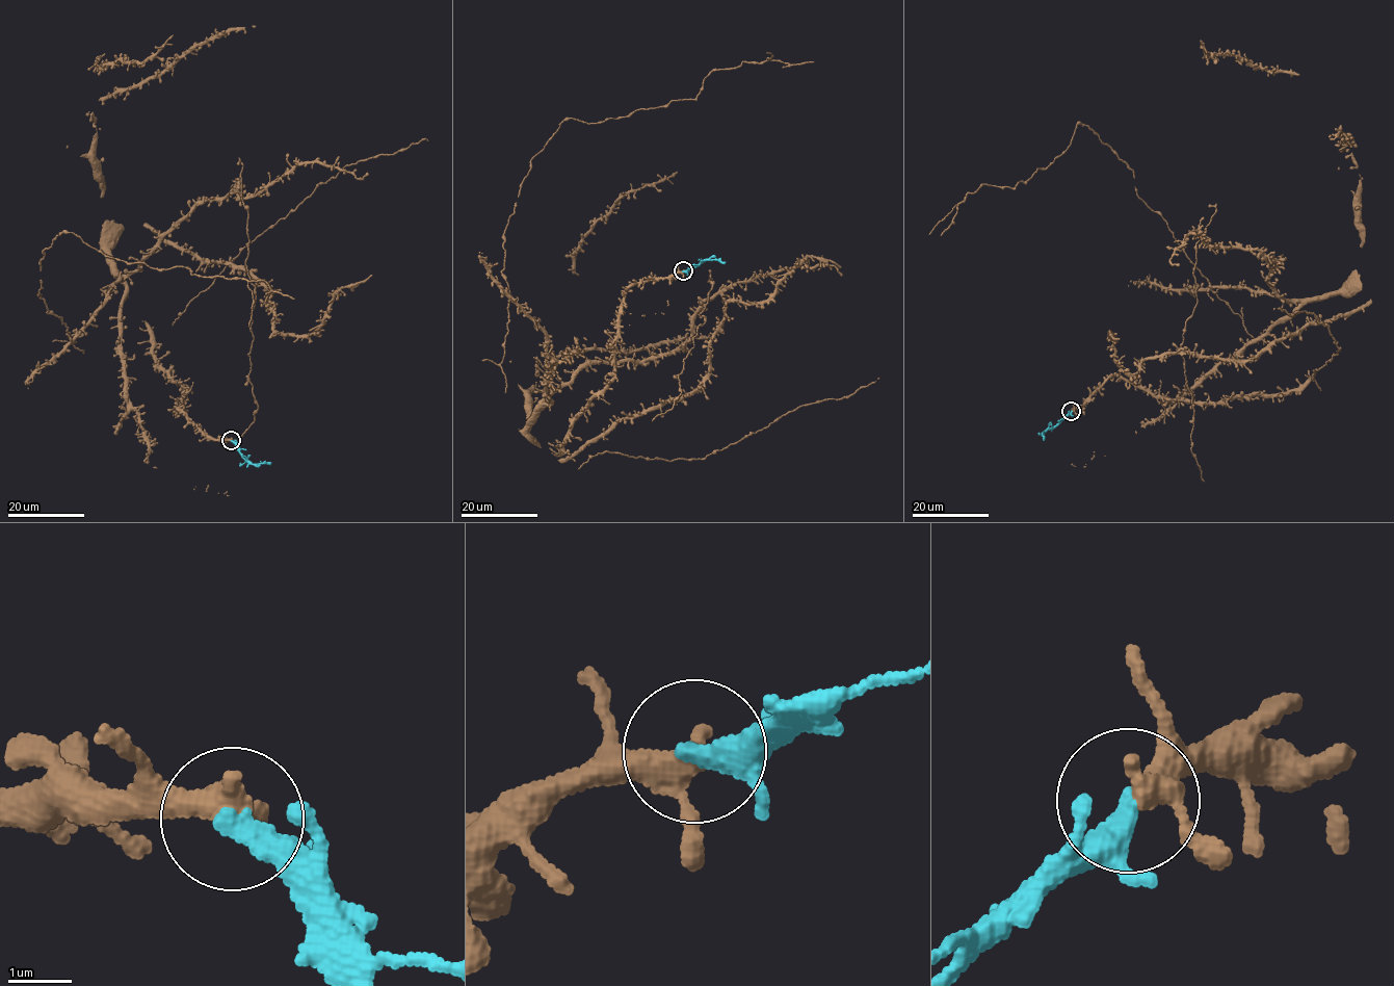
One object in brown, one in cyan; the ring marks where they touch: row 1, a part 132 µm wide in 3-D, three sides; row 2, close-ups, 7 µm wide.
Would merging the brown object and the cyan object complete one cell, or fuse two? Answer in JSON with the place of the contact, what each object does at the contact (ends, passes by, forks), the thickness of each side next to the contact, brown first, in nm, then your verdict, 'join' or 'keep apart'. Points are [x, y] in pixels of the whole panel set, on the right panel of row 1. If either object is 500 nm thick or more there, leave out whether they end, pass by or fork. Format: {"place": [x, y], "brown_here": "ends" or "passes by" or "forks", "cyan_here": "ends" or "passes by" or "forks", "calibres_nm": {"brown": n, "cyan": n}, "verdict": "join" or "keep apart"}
{"place": [1071, 411], "brown_here": "passes by", "cyan_here": "ends", "calibres_nm": {"brown": 360, "cyan": 400}, "verdict": "join"}

